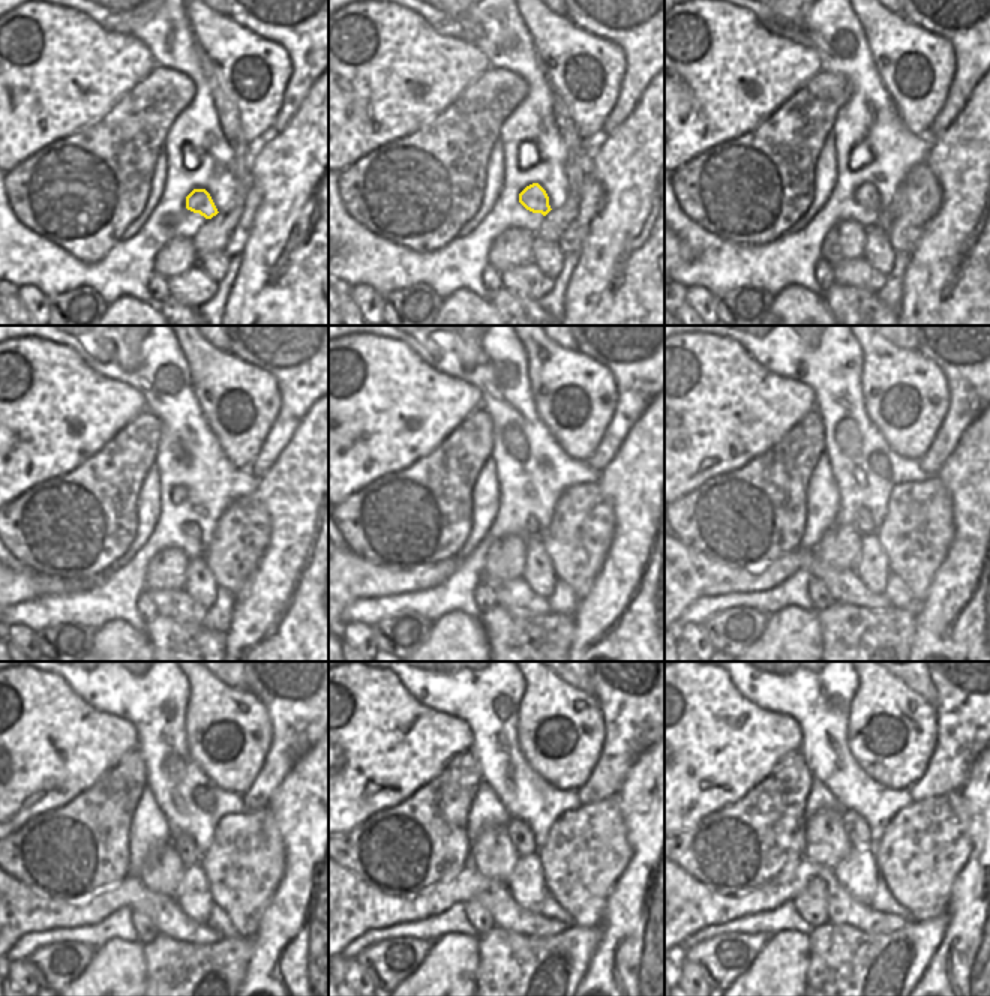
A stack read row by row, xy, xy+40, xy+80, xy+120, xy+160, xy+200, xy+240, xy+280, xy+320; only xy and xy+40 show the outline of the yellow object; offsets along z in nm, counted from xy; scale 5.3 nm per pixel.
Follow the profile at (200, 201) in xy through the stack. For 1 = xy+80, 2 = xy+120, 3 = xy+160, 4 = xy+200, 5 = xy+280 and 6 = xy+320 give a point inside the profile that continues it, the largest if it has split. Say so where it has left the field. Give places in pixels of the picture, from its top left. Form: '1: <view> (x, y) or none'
1: xy+80 (867, 195)
2: xy+120 (192, 530)
3: xy+160 (531, 524)
4: xy+200 (863, 522)
5: xy+280 (521, 836)
6: xy+320 (855, 828)

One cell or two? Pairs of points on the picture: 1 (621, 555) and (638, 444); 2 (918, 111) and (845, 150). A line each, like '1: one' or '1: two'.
1: one
2: two

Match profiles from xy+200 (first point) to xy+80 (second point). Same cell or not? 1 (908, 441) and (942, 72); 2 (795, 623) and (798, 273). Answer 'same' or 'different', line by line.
1: same
2: different

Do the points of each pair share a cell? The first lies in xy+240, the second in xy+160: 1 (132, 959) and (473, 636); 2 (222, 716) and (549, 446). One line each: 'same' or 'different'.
1: same
2: different

